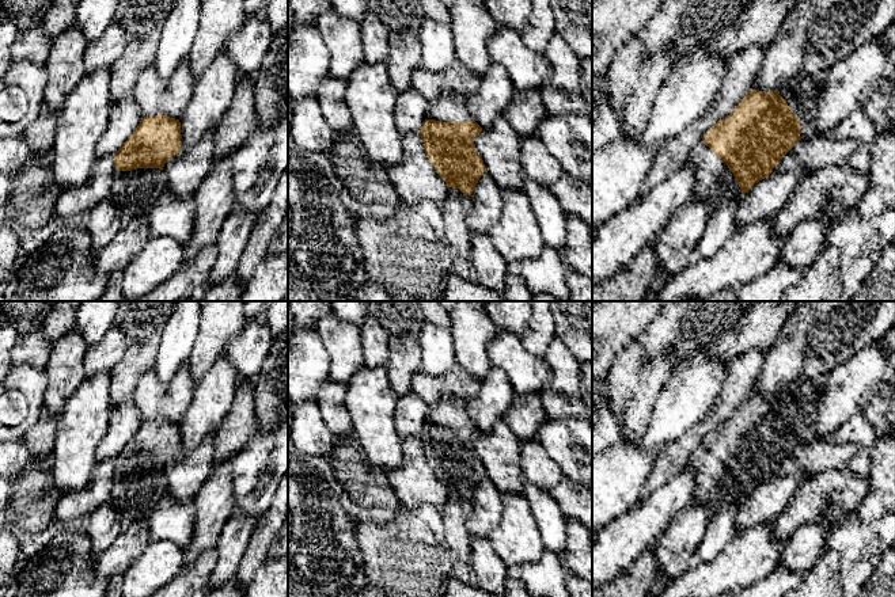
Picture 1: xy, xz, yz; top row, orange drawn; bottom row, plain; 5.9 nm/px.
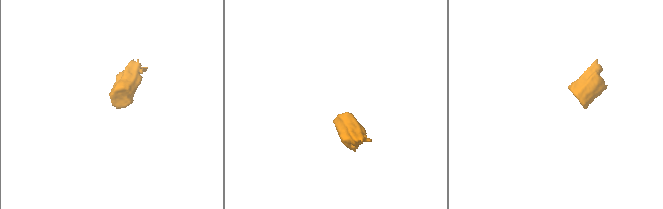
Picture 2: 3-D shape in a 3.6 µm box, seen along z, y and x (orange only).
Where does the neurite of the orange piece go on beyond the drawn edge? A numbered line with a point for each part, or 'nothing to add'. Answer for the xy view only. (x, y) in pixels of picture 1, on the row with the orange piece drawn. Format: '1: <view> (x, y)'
1: xy (133, 191)

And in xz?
1: xz (450, 106)

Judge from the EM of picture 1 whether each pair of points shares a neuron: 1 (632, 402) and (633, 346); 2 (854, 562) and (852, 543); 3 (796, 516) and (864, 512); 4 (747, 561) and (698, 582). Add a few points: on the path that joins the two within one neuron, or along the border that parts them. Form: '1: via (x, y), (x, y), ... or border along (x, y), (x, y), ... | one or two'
1: via (632, 388), (632, 360) | one
2: via (854, 558), (854, 547) | one
3: border along (868, 482), (865, 497), (856, 512) | two
4: via (735, 567), (710, 580) | one

